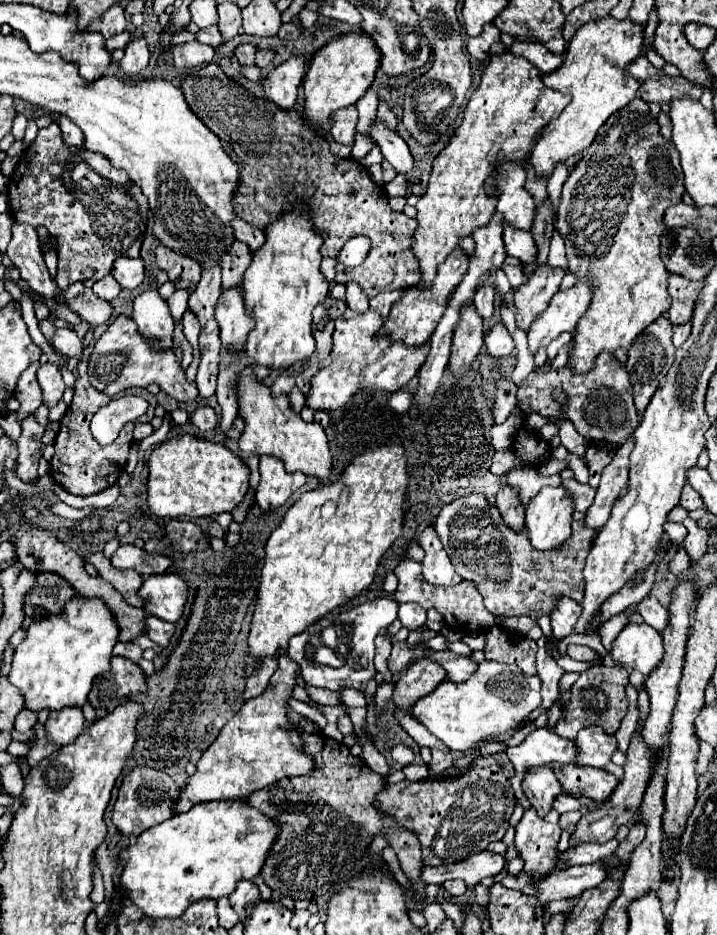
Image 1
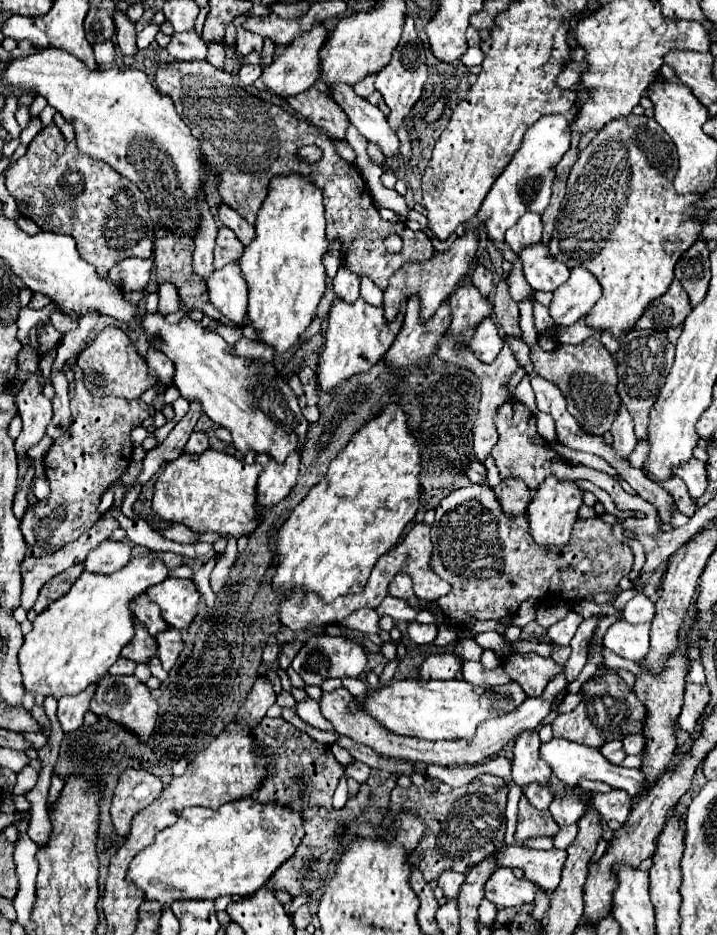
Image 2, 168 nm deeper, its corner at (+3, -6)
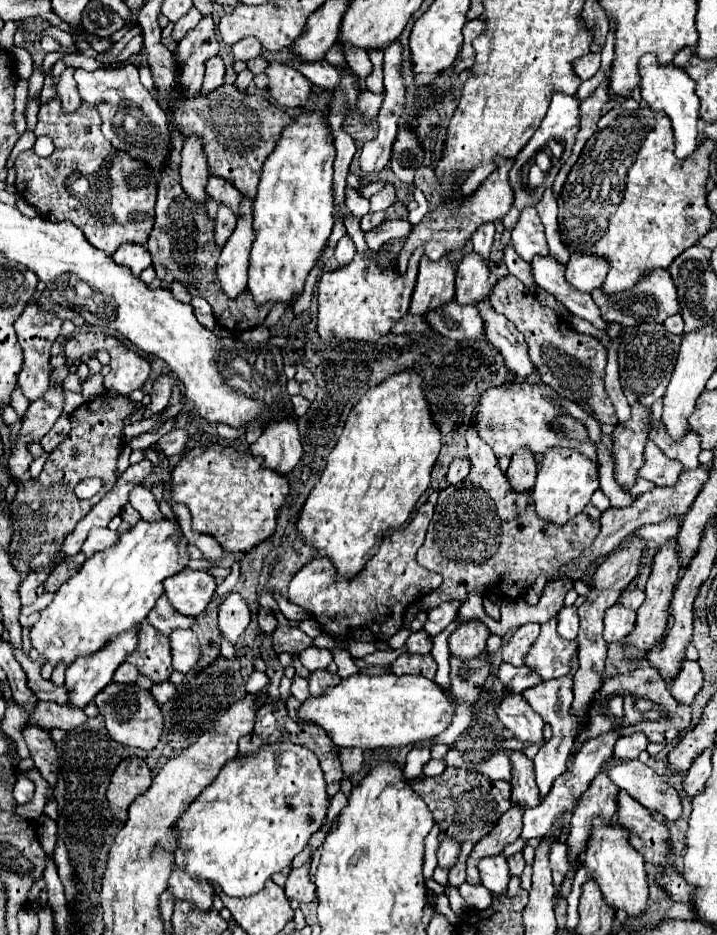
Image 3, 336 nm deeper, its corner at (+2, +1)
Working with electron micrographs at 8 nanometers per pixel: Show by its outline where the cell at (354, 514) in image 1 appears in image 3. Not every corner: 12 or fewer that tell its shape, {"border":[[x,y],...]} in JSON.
{"border":[[394,374],[360,398],[296,530],[360,574],[442,444]]}

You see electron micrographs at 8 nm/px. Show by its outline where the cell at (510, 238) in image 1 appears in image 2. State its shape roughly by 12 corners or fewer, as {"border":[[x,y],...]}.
{"border":[[543,243],[519,257],[533,291],[555,291],[569,279],[565,263]]}

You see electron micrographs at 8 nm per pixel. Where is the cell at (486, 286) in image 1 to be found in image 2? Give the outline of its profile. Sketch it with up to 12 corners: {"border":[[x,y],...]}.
{"border":[[477,265],[471,281],[483,295],[493,289],[493,273]]}

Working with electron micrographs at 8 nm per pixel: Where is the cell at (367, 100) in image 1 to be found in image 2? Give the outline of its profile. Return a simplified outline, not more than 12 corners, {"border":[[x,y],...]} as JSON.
{"border":[[375,75],[353,85],[355,93],[367,97],[375,91]]}

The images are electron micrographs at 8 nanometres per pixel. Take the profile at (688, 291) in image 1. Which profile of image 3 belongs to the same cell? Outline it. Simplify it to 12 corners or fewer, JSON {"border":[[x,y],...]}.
{"border":[[668,270],[592,298],[606,322],[636,326],[680,312]]}

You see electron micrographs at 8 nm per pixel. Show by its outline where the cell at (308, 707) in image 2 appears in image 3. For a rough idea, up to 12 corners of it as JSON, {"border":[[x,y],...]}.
{"border":[[300,676],[292,682],[292,696],[304,702],[308,692],[308,682]]}

